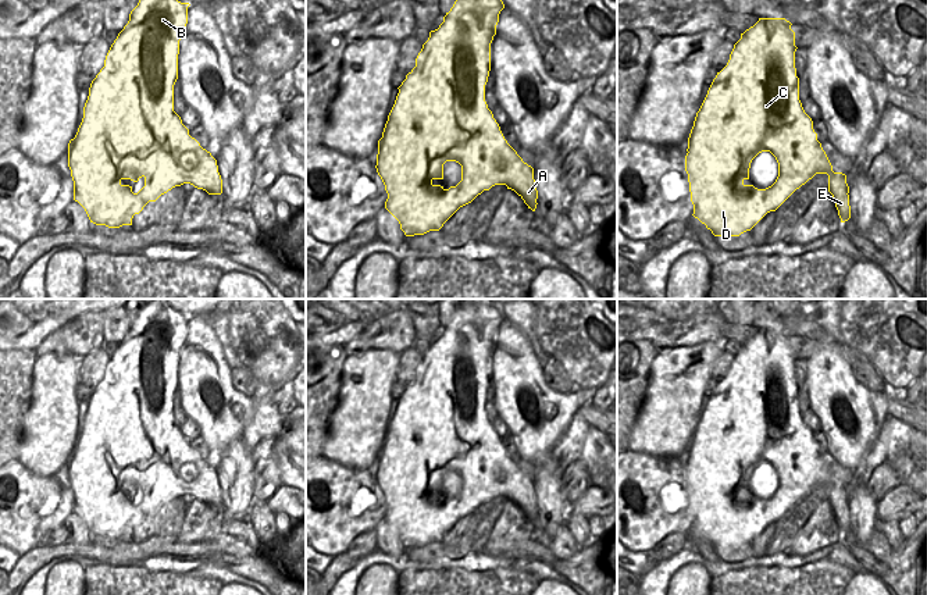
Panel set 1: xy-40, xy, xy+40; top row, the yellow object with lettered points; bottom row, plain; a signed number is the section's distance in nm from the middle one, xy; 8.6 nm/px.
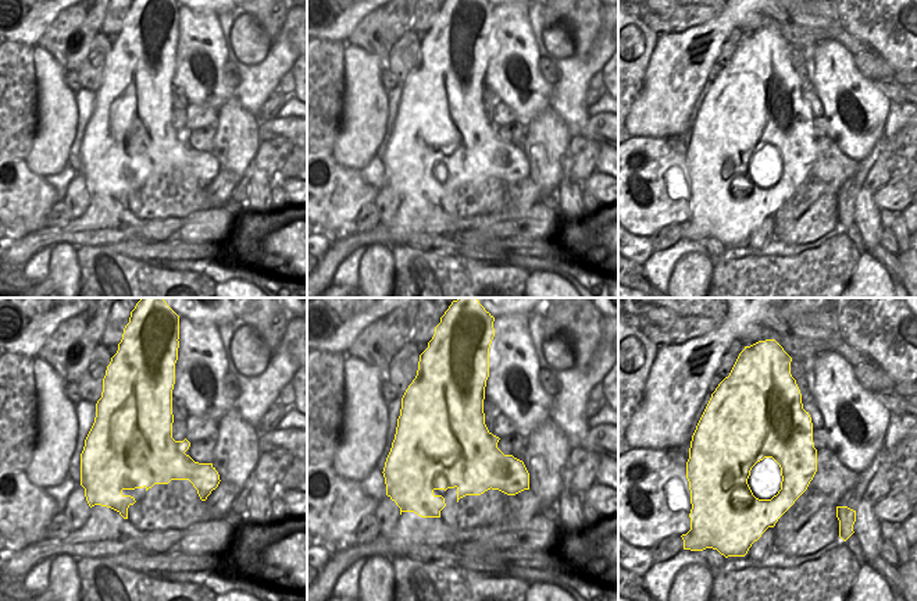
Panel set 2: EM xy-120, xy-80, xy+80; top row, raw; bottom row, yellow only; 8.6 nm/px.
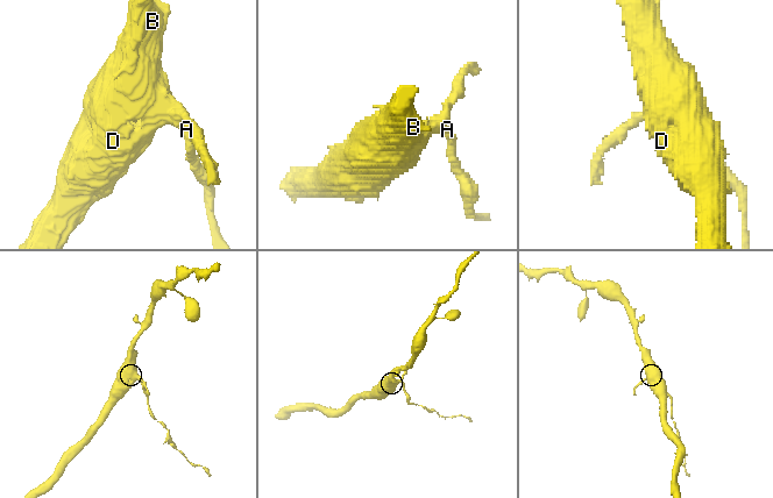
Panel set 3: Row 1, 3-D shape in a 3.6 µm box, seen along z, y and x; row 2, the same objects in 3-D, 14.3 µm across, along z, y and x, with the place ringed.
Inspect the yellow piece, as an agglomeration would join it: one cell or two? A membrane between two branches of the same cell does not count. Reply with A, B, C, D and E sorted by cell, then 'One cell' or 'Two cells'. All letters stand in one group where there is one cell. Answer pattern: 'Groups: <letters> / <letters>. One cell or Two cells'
Groups: A B C D / E. Two cells

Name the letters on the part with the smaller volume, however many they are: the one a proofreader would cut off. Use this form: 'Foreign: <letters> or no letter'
Foreign: E

